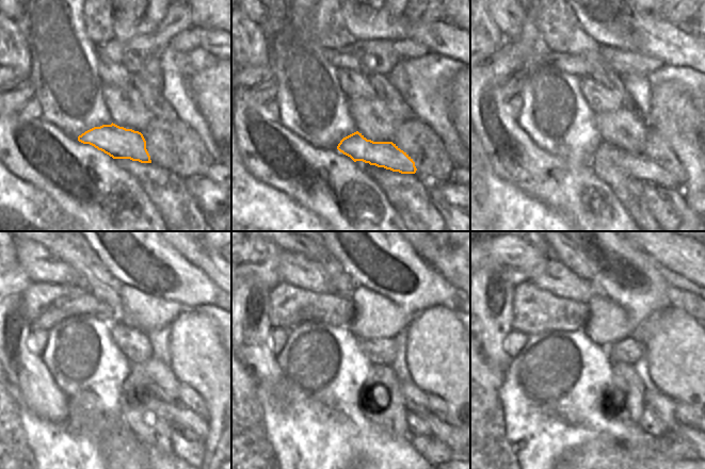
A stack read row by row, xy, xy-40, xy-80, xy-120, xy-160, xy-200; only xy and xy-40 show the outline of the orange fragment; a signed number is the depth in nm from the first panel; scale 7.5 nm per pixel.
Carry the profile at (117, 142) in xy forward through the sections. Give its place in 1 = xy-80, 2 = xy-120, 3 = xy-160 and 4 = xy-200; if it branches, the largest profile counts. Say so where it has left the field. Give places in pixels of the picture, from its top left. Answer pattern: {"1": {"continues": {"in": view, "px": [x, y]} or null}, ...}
{"1": {"continues": {"in": "xy-80", "px": [644, 168]}}, "2": {"continues": {"in": "xy-120", "px": [176, 411]}}, "3": {"continues": {"in": "xy-160", "px": [442, 430]}}, "4": {"continues": {"in": "xy-200", "px": [687, 431]}}}

